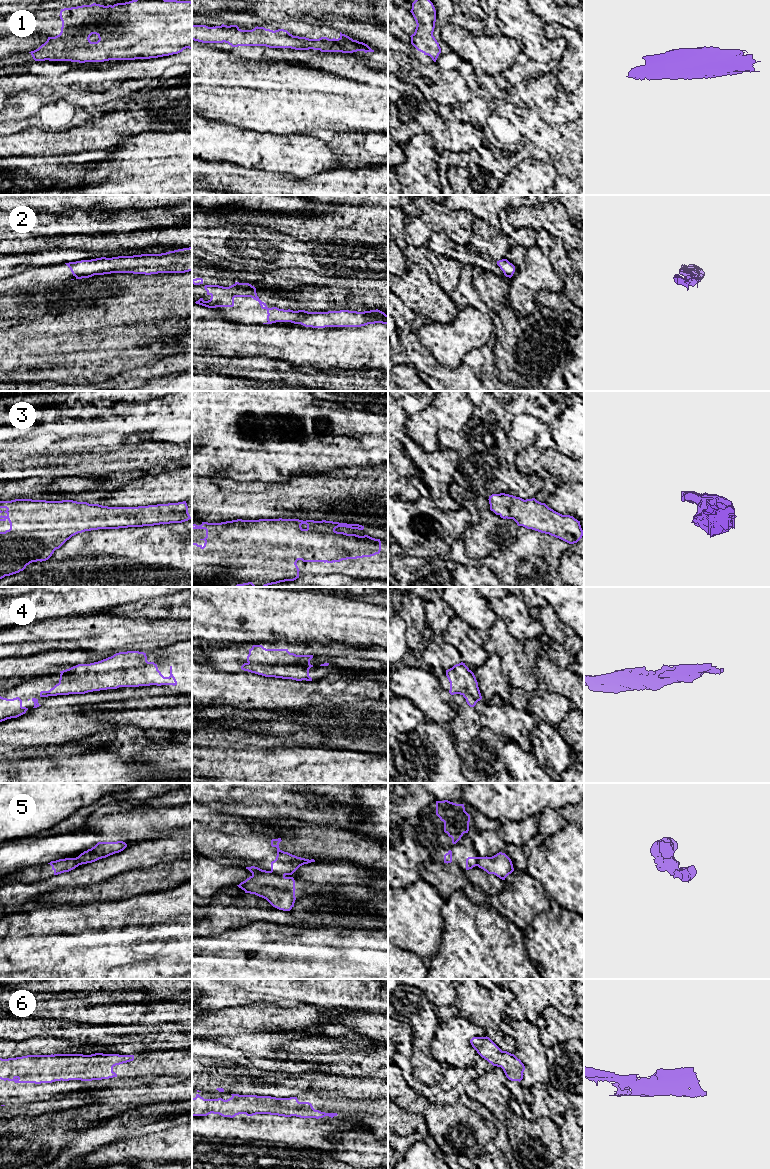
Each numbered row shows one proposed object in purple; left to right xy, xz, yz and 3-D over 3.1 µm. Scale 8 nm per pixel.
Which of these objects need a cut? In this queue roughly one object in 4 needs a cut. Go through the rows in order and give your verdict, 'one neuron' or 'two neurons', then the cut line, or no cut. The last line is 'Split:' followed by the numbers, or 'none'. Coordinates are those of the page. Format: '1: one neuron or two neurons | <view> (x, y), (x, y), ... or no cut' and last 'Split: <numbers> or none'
1: one neuron | no cut
2: one neuron | no cut
3: one neuron | no cut
4: one neuron | no cut
5: two neurons | xz (269, 871), (284, 876)
6: one neuron | no cut
Split: 5

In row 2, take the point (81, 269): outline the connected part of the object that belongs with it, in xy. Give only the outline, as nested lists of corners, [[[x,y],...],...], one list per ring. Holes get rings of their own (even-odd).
[[[192,247],[161,254],[96,258],[65,263],[76,279],[111,273],[158,274],[192,271]]]

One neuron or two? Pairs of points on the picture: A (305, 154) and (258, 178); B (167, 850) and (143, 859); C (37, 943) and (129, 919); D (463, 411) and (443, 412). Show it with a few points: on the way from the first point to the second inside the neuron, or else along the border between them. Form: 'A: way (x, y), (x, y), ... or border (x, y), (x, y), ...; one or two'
A: border (251, 166), (257, 169), (287, 172), (293, 175); two
B: way (161, 851), (149, 853); one
C: way (60, 943), (104, 943), (106, 941); one
D: way (458, 411), (448, 411); one

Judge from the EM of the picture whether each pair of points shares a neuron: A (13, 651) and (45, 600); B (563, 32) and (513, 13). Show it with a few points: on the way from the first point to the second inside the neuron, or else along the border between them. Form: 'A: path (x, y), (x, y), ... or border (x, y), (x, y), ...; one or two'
A: border (62, 617), (39, 622); two
B: border (543, 25), (545, 35), (548, 38), (563, 39); two

